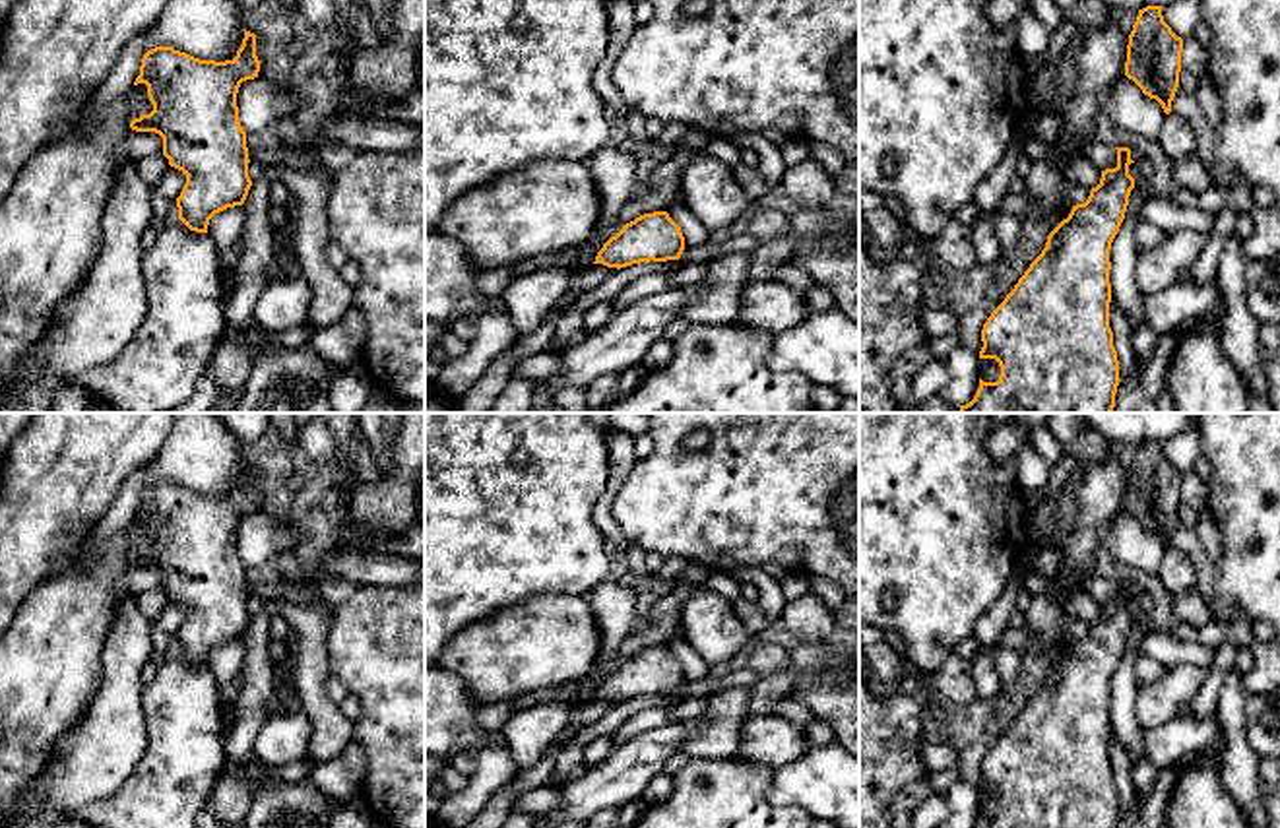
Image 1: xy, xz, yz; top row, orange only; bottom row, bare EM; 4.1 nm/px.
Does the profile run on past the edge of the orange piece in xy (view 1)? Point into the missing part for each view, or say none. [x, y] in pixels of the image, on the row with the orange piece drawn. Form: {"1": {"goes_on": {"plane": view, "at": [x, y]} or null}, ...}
{"1": {"goes_on": null}}

